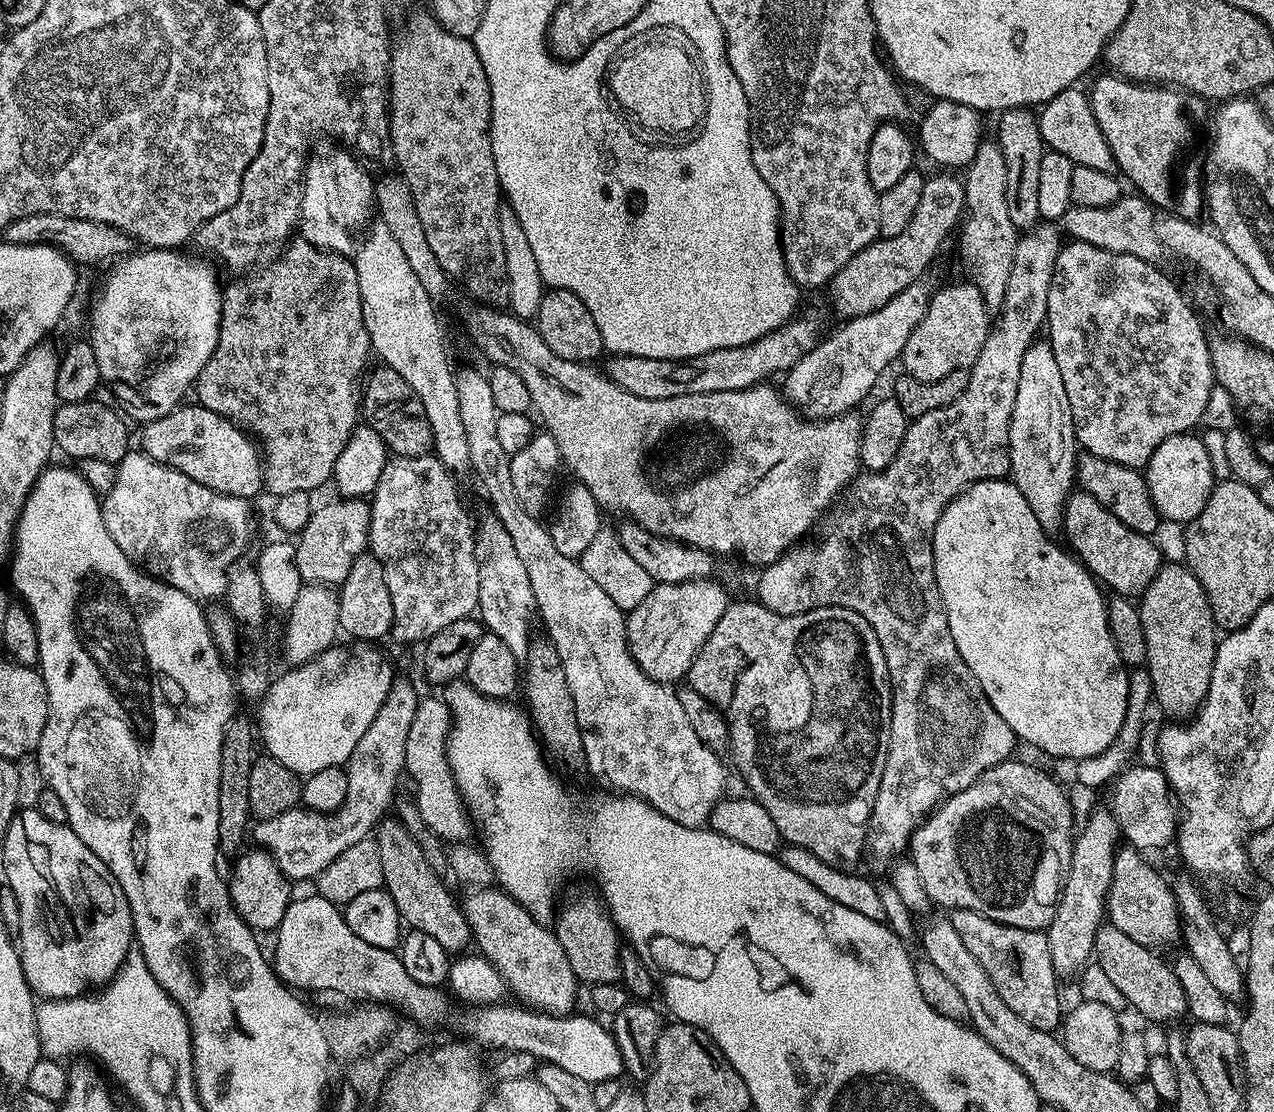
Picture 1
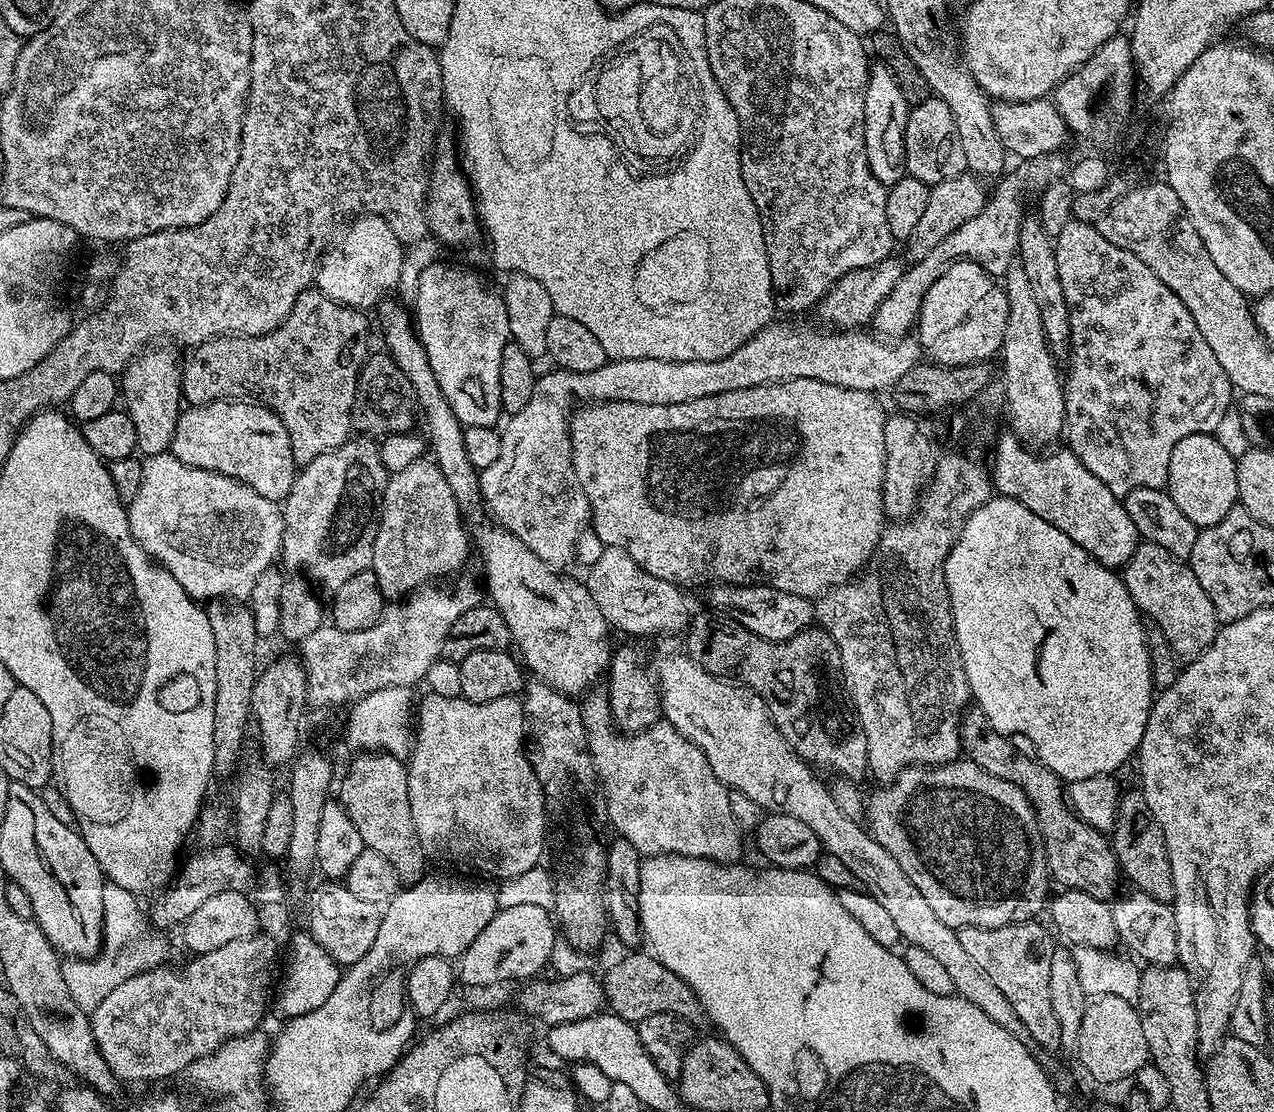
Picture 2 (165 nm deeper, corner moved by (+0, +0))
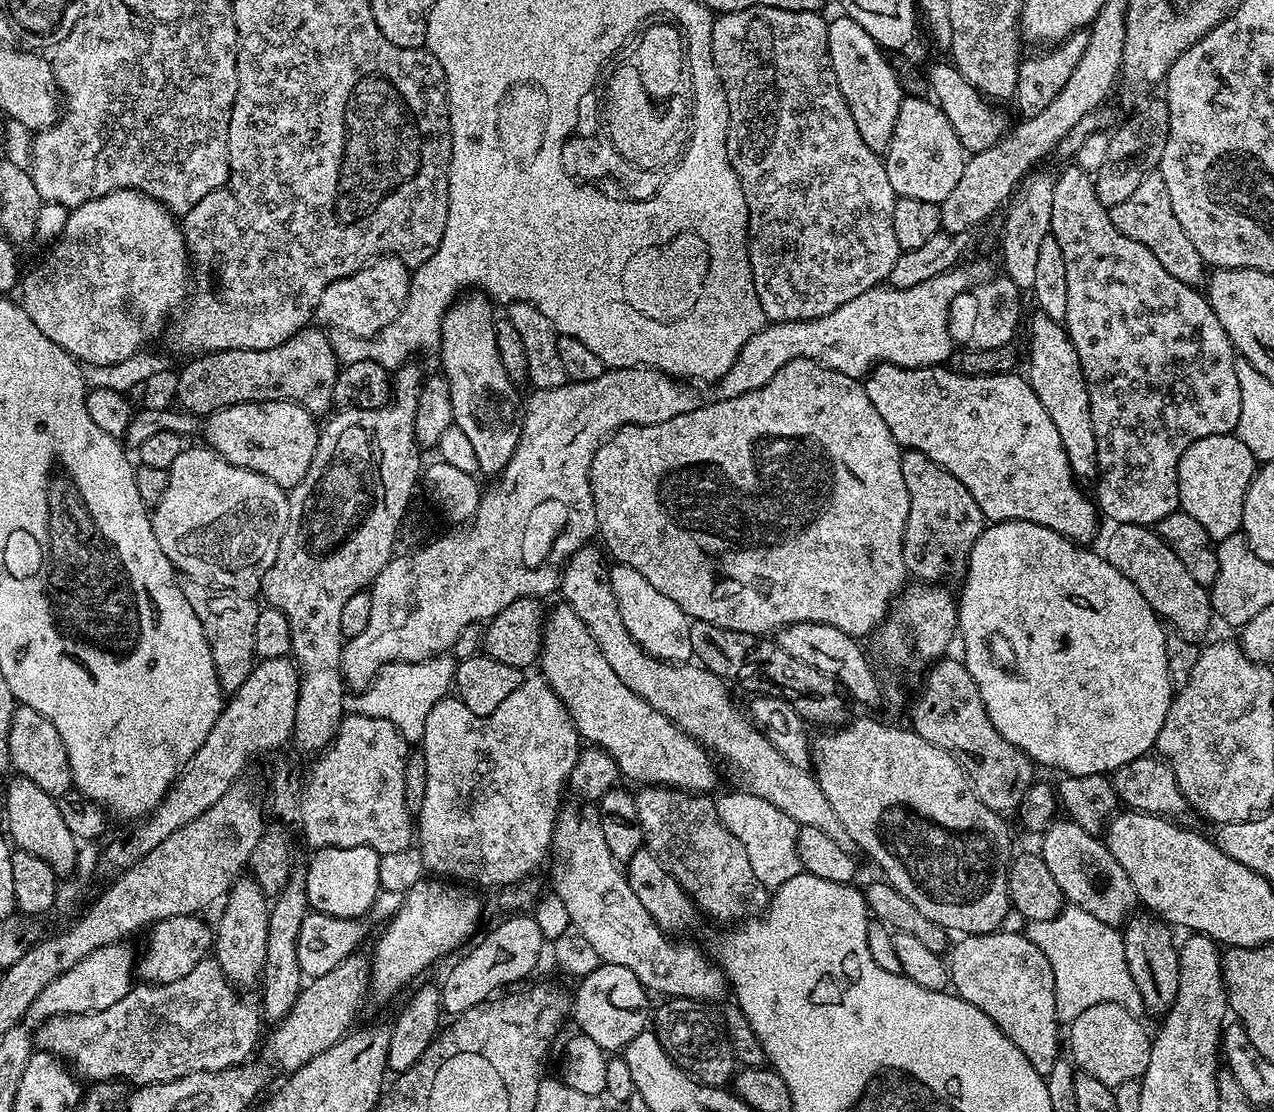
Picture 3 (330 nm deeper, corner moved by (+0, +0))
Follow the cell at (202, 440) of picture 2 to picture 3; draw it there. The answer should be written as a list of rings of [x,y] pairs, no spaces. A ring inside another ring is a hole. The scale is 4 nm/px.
[[[289,400],[220,408],[208,415],[203,421],[202,432],[203,428],[203,443],[226,458],[226,462],[262,474],[285,490],[291,490],[295,484],[302,482],[302,478],[306,478],[306,470],[310,470],[314,450],[320,441],[317,417]]]

